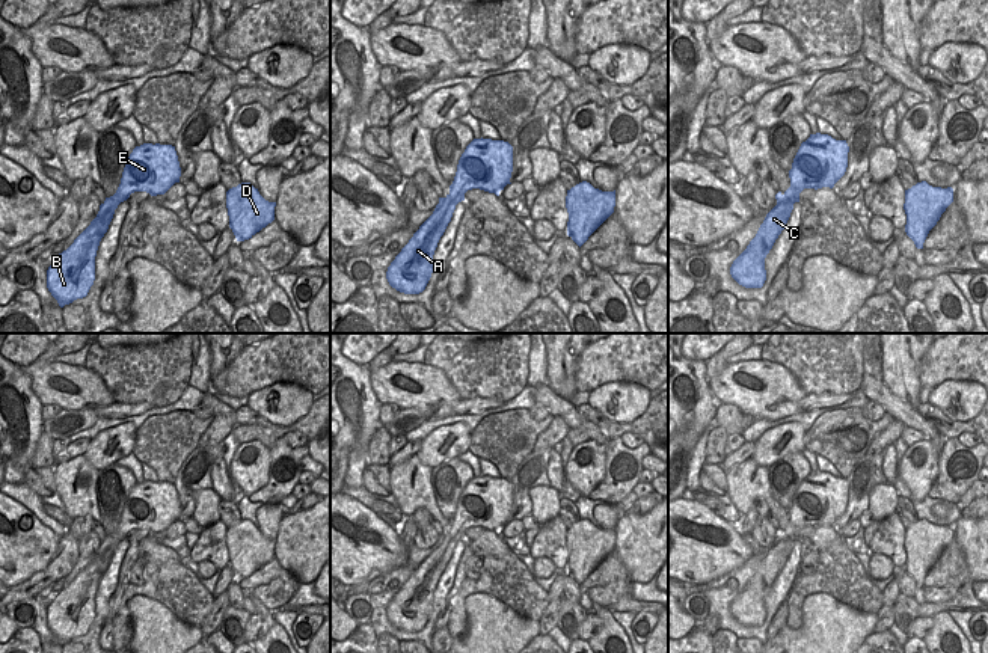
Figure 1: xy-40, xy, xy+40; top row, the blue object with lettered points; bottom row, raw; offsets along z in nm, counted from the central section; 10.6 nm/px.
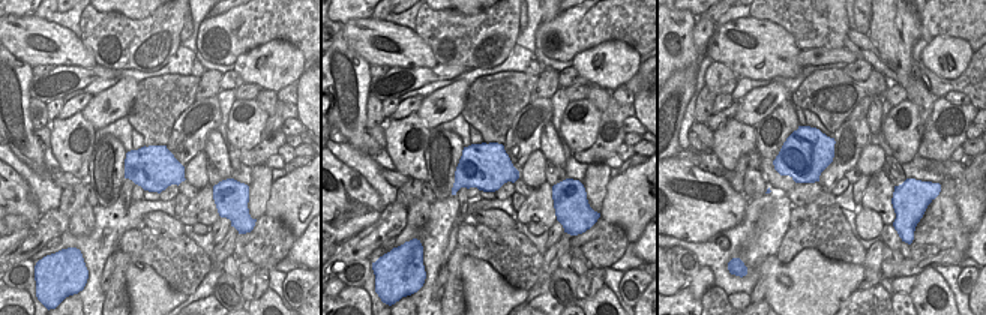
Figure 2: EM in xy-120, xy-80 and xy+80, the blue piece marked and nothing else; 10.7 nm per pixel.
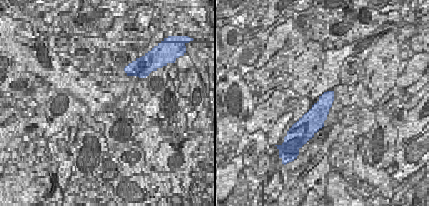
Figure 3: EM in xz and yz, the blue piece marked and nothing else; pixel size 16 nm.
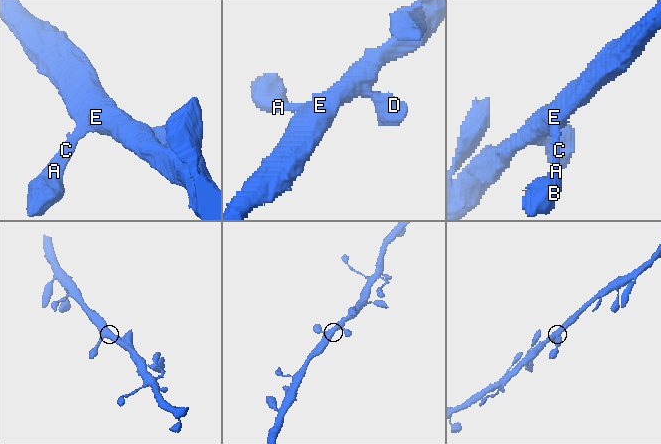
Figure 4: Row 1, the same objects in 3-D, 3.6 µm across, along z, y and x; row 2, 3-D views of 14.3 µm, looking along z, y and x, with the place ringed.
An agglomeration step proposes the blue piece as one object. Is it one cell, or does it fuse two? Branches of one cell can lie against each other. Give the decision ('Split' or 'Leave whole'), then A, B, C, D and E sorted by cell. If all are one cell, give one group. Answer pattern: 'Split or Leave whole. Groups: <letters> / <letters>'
Leave whole. Groups: A B C D E.

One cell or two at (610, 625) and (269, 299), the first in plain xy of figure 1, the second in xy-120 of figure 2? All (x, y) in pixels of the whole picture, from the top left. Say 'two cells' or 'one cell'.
one cell

